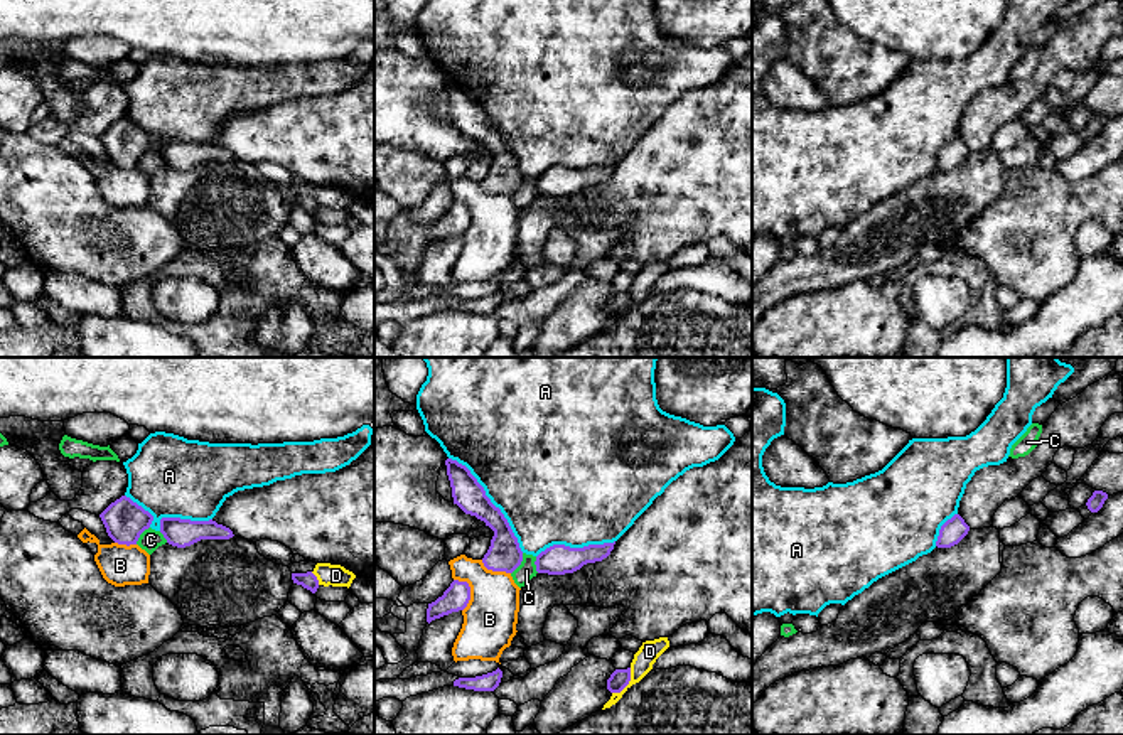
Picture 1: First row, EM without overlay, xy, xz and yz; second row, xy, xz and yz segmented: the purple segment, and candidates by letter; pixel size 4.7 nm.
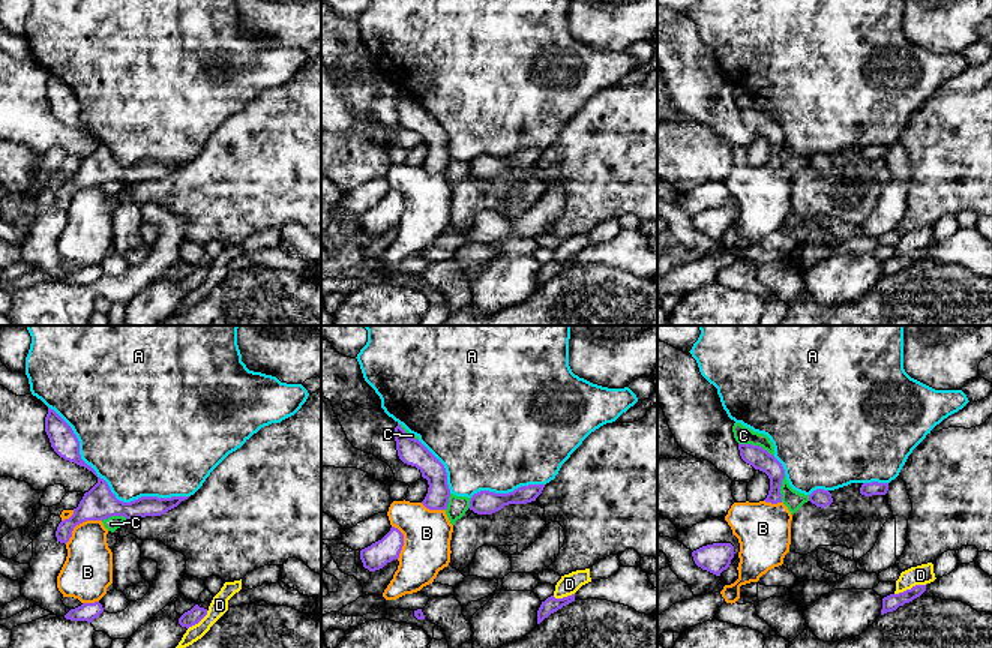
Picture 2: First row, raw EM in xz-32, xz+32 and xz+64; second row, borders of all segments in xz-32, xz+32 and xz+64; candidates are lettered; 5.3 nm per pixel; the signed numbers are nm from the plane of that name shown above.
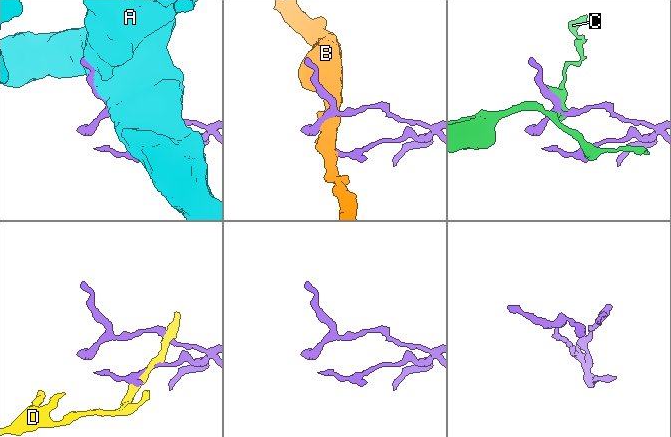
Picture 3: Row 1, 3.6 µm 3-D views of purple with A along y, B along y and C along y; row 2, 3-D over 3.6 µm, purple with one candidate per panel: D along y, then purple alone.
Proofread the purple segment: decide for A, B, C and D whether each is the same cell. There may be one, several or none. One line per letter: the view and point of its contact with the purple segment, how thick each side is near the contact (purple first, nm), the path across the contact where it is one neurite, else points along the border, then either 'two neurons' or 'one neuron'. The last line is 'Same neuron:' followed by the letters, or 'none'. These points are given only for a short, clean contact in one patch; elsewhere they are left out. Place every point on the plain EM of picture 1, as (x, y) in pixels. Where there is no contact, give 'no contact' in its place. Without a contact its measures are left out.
A: meets purple in xz at (489, 123); 150 nm thick on the purple side, 480 nm on the other; two neurons
B: meets purple in xz at (469, 213); 120 nm thick on the purple side, 260 nm on the other; two neurons
C: meets purple in xz at (520, 186); 160 nm thick on the purple side, 90 nm on the other; two neurons
D: meets purple in xz at (628, 305); 90 nm thick on the purple side, 100 nm on the other; two neurons
Same neuron: none

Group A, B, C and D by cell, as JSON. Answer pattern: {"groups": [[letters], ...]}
{"groups": [["A"], ["B"], ["C"], ["D"]]}

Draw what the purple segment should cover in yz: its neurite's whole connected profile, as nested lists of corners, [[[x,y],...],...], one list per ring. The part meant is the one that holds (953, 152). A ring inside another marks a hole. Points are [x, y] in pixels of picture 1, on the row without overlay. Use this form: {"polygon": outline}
{"polygon": [[[954,137],[941,148],[936,169],[951,170],[958,167],[968,157],[968,153],[970,148],[964,145],[964,142],[959,137]]]}

